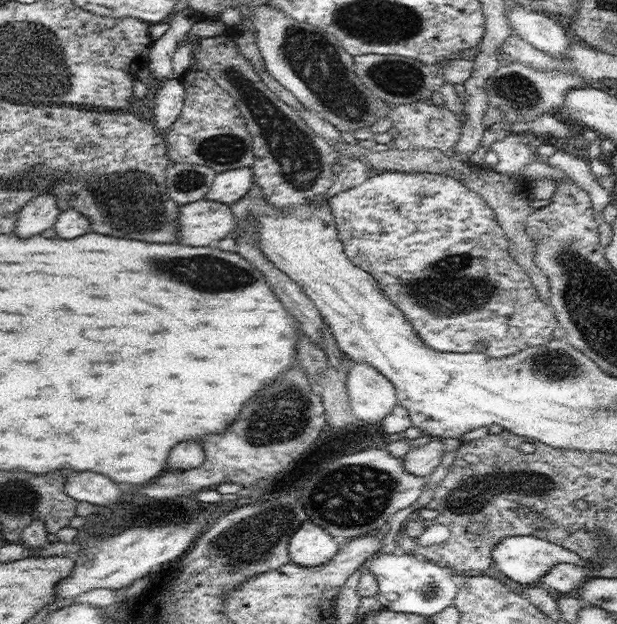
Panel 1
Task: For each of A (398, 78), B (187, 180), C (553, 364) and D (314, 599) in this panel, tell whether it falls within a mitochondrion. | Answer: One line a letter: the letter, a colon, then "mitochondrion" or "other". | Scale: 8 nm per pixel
A: mitochondrion
B: mitochondrion
C: mitochondrion
D: other

